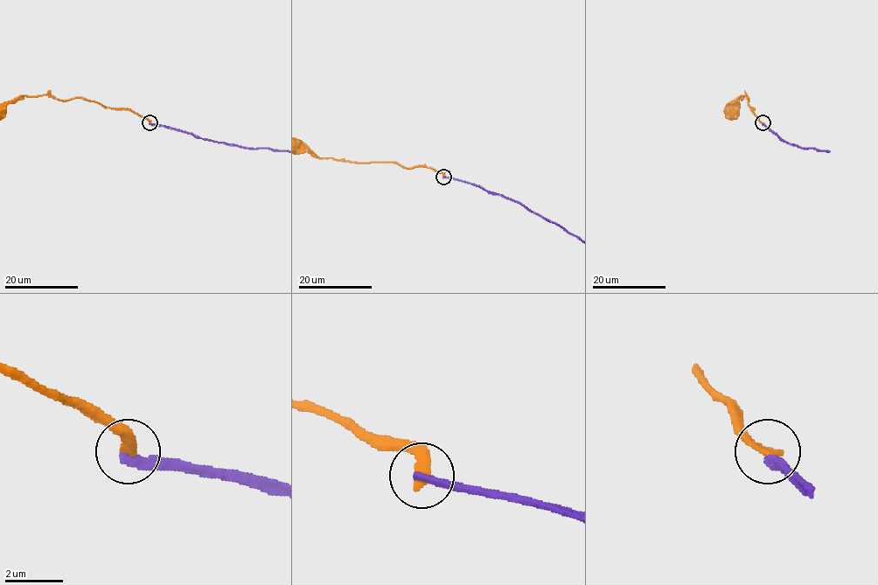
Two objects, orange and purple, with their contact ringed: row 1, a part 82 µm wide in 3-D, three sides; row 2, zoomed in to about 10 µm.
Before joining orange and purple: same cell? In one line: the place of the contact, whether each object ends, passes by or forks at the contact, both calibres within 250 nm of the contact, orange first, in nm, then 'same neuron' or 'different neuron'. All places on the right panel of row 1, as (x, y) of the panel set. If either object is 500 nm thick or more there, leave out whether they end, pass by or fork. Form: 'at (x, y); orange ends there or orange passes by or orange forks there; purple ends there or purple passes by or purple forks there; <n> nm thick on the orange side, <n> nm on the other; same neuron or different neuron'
at (763, 122); orange ends there; purple ends there; 340 nm thick on the orange side, 320 nm on the other; different neuron

